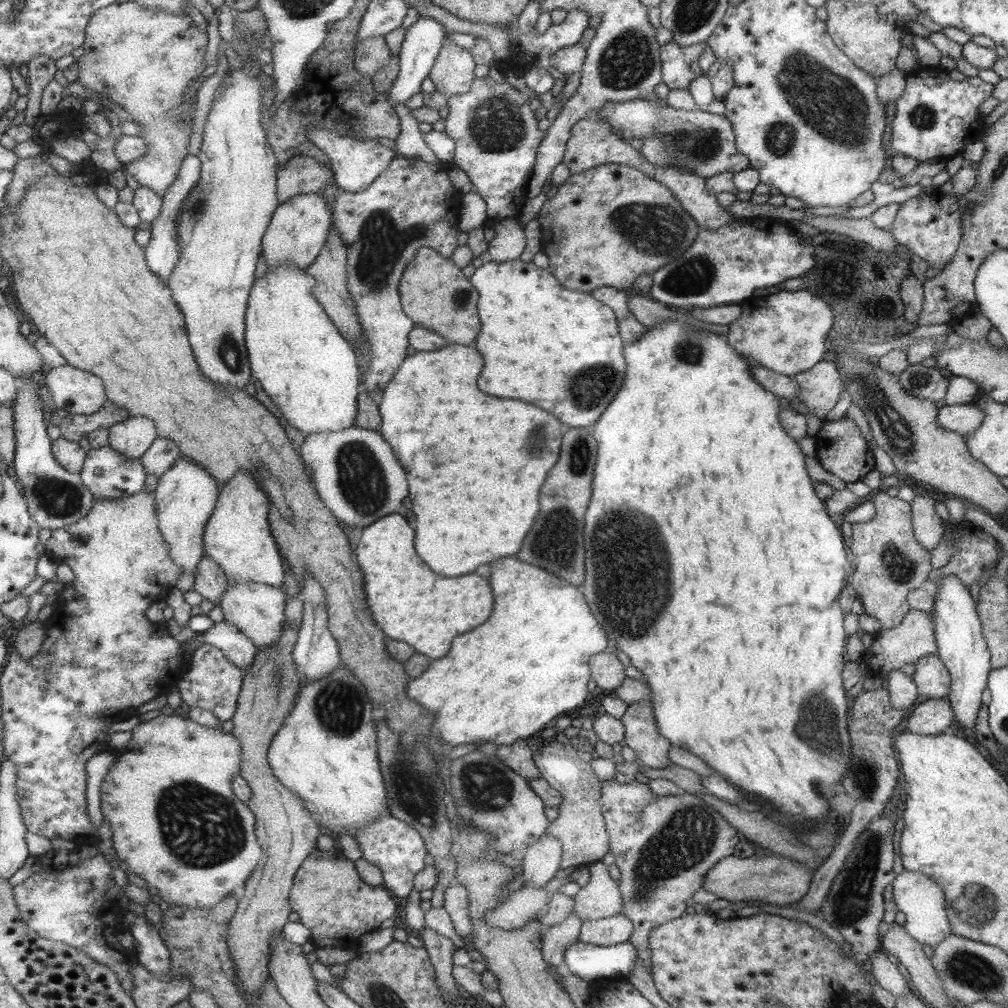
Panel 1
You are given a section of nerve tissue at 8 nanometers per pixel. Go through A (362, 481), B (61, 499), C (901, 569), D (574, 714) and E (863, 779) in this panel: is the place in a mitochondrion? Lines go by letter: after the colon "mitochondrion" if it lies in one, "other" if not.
A: mitochondrion
B: mitochondrion
C: mitochondrion
D: other
E: mitochondrion

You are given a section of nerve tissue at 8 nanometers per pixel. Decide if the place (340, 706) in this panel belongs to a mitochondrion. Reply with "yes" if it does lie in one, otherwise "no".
yes

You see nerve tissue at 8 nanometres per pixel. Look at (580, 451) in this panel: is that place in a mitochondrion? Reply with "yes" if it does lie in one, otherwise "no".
yes

